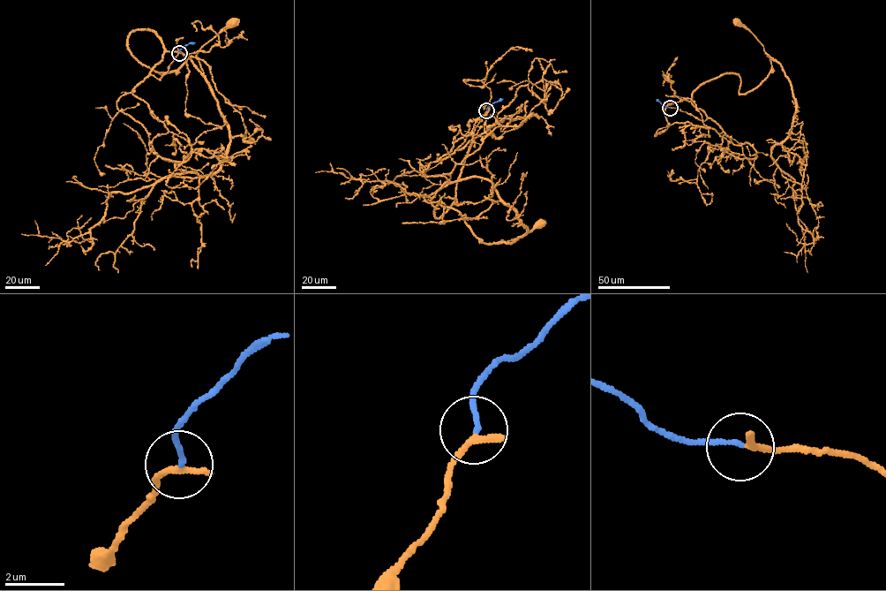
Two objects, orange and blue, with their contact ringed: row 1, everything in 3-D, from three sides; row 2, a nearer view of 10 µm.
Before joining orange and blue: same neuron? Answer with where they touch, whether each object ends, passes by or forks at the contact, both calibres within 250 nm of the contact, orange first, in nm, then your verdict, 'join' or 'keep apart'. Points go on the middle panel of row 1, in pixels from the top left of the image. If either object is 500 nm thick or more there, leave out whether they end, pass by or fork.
(486, 110) | orange ends | blue ends | 240/150 nm | join

